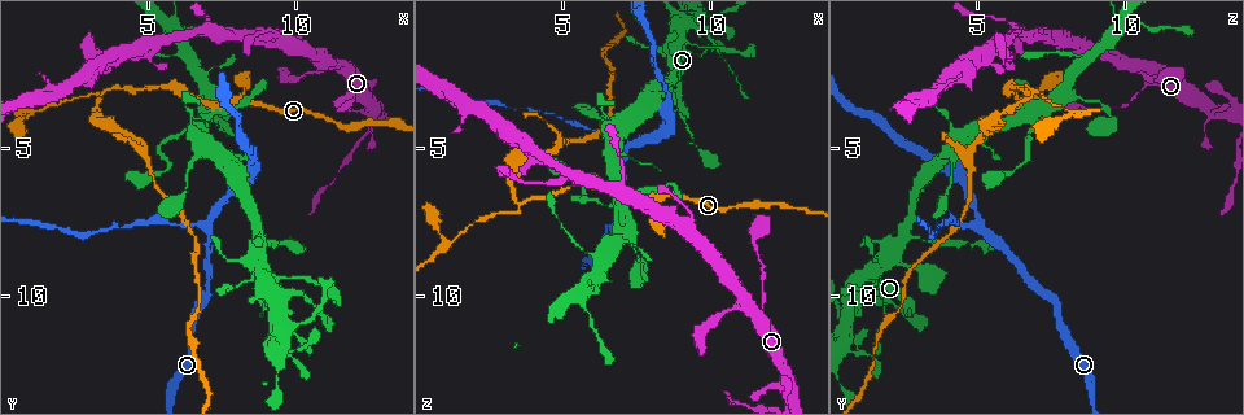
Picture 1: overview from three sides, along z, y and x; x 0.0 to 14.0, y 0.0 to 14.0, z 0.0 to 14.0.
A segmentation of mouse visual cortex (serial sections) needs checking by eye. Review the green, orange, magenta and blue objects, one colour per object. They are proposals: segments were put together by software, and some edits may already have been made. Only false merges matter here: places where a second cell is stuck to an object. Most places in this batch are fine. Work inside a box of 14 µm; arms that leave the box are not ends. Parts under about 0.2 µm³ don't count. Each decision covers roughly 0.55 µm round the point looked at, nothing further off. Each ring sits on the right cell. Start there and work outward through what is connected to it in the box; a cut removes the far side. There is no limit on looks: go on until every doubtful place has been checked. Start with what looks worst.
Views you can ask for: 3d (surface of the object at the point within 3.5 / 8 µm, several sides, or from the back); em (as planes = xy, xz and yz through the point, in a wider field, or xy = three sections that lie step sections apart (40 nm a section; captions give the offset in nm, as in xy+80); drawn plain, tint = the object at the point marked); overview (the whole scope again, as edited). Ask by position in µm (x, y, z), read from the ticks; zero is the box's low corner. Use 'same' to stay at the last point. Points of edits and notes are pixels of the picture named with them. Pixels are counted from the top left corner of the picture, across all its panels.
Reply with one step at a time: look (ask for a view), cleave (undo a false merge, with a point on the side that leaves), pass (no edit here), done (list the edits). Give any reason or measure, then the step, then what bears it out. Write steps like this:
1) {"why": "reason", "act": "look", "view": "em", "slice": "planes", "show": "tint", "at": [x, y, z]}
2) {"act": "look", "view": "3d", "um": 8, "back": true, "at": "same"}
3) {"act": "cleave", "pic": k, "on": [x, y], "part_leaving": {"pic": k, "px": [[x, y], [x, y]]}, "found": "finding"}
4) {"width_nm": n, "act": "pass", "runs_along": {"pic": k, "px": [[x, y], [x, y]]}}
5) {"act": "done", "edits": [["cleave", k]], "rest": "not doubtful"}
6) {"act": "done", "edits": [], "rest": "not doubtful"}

{"why": "side arm on a straight run", "act": "look", "view": "3d", "um": 8, "at": [3.5, 3.1, 6.9]}

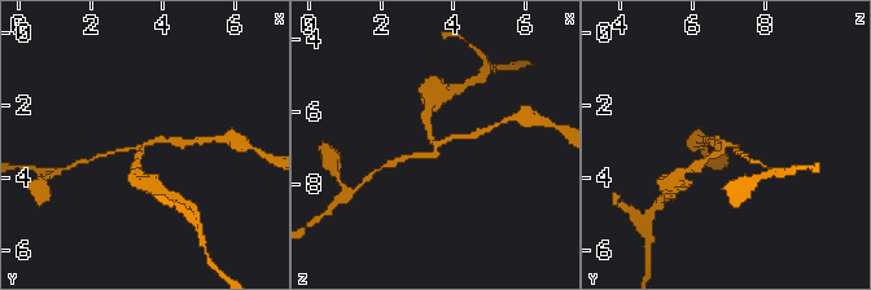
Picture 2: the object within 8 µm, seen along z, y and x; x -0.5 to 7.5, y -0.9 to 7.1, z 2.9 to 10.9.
{"why": "zoom in", "act": "look", "view": "3d", "um": 3.5, "at": [3.6, 3.0, 6.9]}

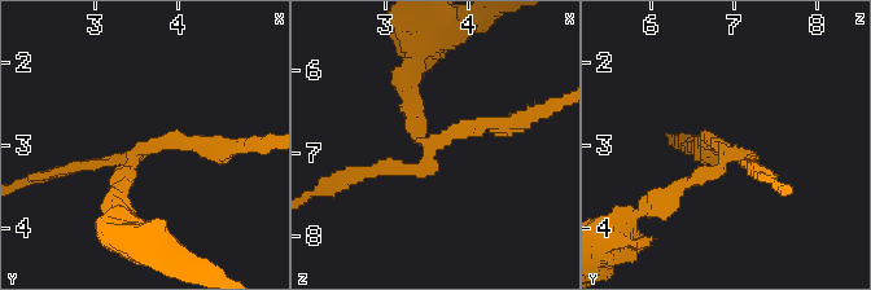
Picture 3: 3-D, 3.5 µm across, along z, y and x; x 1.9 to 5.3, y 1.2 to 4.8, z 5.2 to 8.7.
{"arms": 3, "arm_widths_nm": [150, 200, 200], "why": "shape alone is not enough", "act": "look", "view": "em", "slice": "xy", "step": 1, "show": "tint", "at": [3.60, 3.05, 6.90]}

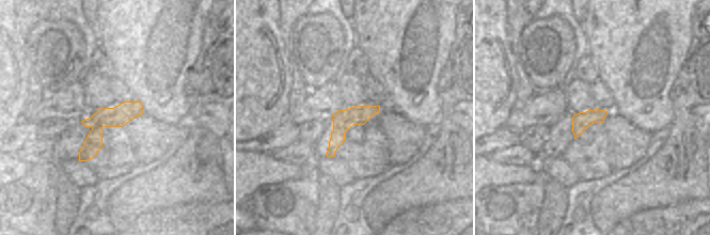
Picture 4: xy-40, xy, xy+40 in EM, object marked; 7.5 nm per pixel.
{"act": "cleave", "pic": 3, "on": [415, 102], "part_leaving": {"pic": 3, "px": [[421, 137], [405, 84], [421, 45]]}, "found": "two cells meet here"}

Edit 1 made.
{"why": "three arms meet", "act": "look", "view": "3d", "um": 3.5, "at": [7.0, 3.9, 6.8]}

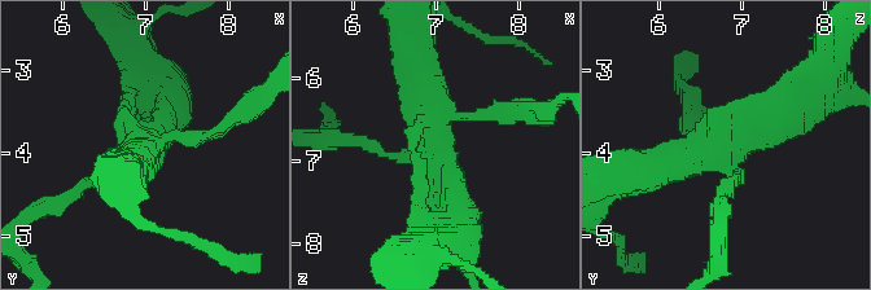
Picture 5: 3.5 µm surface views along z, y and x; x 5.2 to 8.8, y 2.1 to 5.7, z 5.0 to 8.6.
{"act": "pass", "runs_along": {"pic": 5, "px": [[644, 174], [789, 118]]}, "found": "continuous, no second cell"}

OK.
{"why": "sudden change in width", "act": "look", "view": "3d", "um": 3.5, "at": [11.9, 3.0, 10.5]}

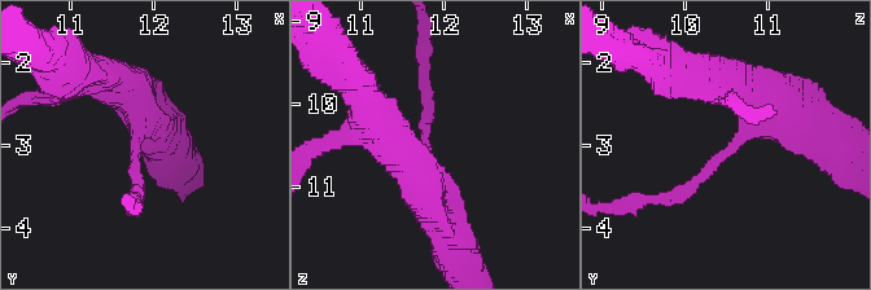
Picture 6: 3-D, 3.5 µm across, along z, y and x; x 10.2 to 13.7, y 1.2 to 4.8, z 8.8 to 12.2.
{"arm_widths_nm": [150, 450], "why": "shape alone is not enough", "act": "look", "view": "em", "slice": "xy", "step": 1, "show": "tint", "at": [11.80, 3.00, 10.60]}

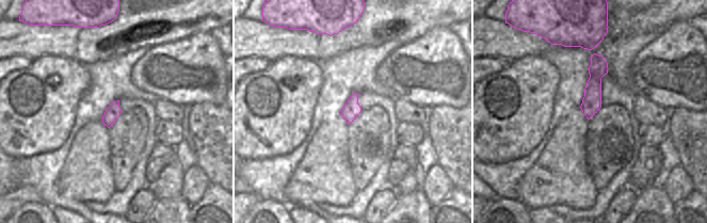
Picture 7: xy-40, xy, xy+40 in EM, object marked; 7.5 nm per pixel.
{"act": "pass", "found": "continuous, no second cell"}

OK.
{"act": "done", "edits": [["cleave", 3]], "rest": "not doubtful"}

